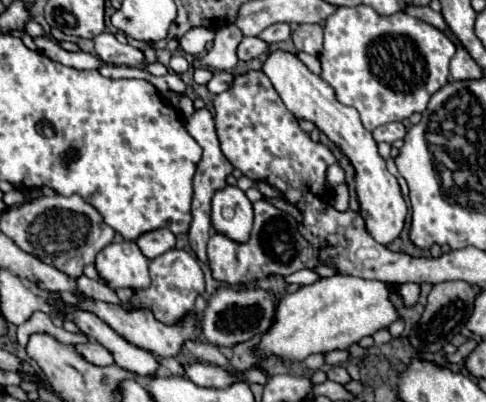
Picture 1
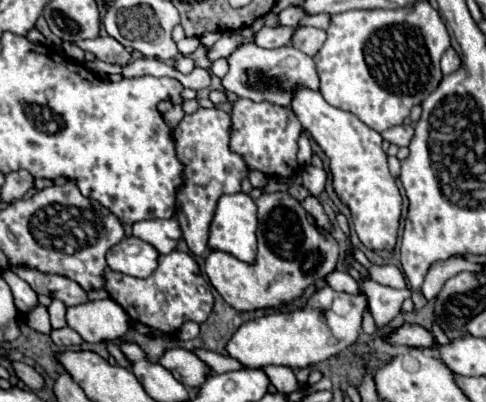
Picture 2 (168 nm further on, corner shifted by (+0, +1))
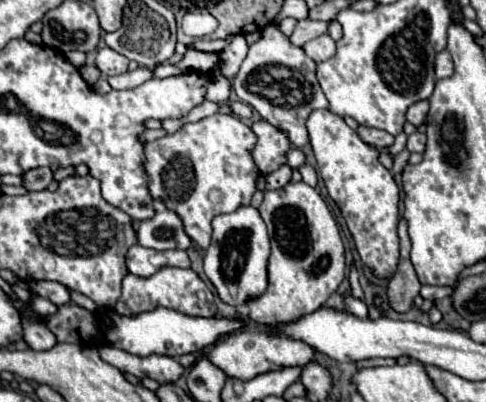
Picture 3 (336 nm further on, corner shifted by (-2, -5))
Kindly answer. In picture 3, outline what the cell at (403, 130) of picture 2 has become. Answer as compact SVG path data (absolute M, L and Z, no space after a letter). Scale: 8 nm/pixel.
M416 130L414 134L410 134L406 148L410 152L424 152L424 148L426 148L426 134L424 134L424 130Z

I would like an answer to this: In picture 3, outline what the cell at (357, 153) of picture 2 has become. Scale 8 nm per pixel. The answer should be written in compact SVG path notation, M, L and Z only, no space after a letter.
M314 110L308 116L306 126L320 176L330 198L338 204L348 224L362 264L368 266L376 278L392 278L400 260L400 244L396 232L400 190L392 174L378 162L378 150L364 144L358 134L334 112Z

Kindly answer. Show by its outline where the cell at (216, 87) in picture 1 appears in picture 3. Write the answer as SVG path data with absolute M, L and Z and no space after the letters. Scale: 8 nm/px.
M270 22L262 30L262 38L250 46L238 76L232 80L232 88L238 98L258 110L266 122L286 132L290 144L296 148L308 144L308 130L304 124L310 112L328 108L328 100L316 80L316 62L308 58L302 48L294 46L276 22Z

